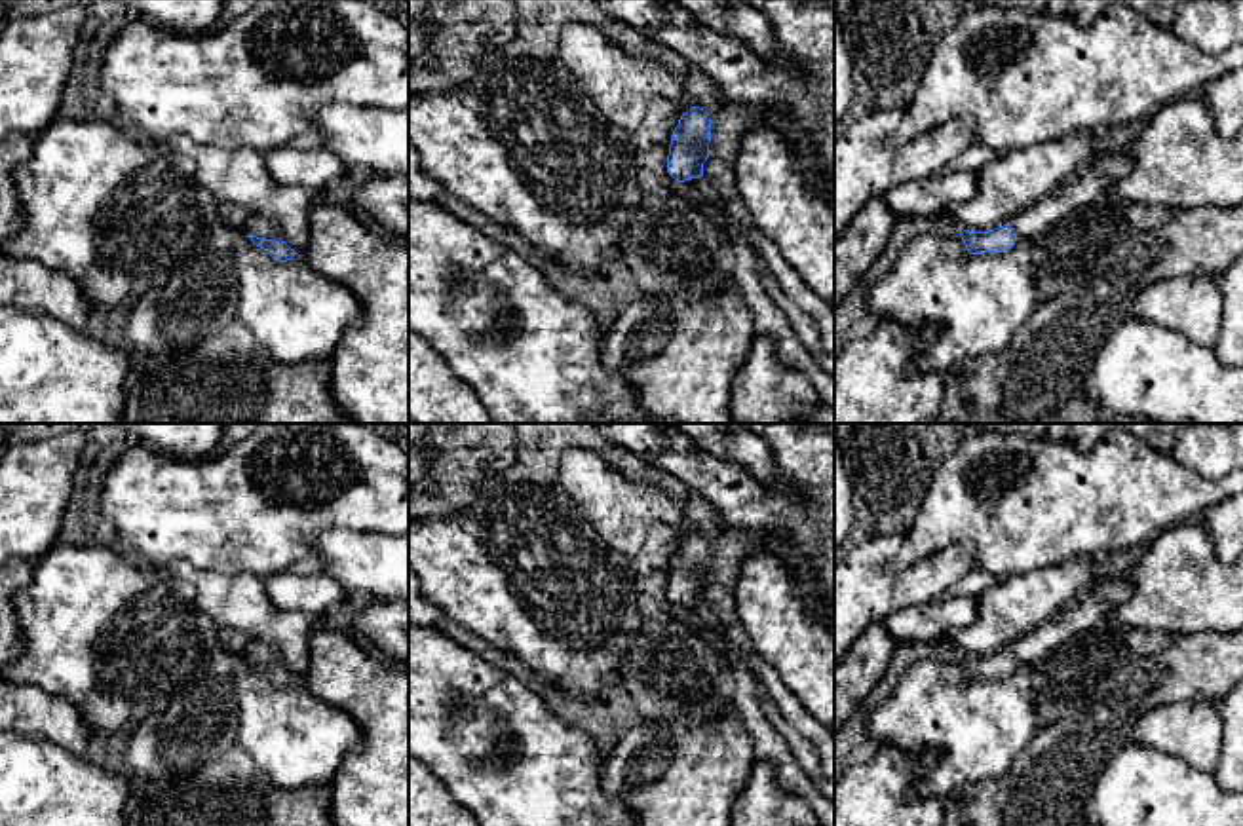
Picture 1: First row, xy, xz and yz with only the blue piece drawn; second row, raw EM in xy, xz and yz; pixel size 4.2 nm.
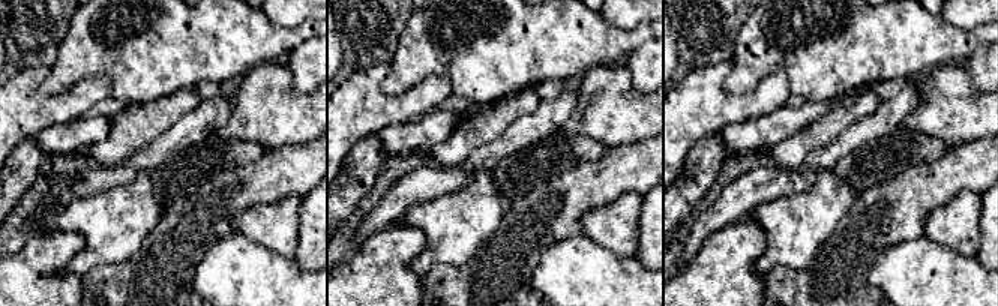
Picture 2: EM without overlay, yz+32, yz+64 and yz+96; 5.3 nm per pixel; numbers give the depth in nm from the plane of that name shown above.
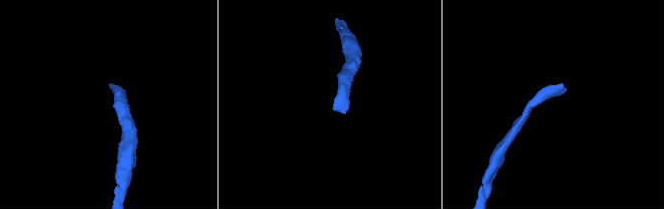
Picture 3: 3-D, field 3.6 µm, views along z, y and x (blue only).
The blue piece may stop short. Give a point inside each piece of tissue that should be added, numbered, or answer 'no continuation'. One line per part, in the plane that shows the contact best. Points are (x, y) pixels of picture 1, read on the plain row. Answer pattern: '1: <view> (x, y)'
1: xy (261, 652)

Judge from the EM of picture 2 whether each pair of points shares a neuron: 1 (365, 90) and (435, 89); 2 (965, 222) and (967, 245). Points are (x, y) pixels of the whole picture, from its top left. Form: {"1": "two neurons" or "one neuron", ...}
{"1": "one neuron", "2": "one neuron"}

